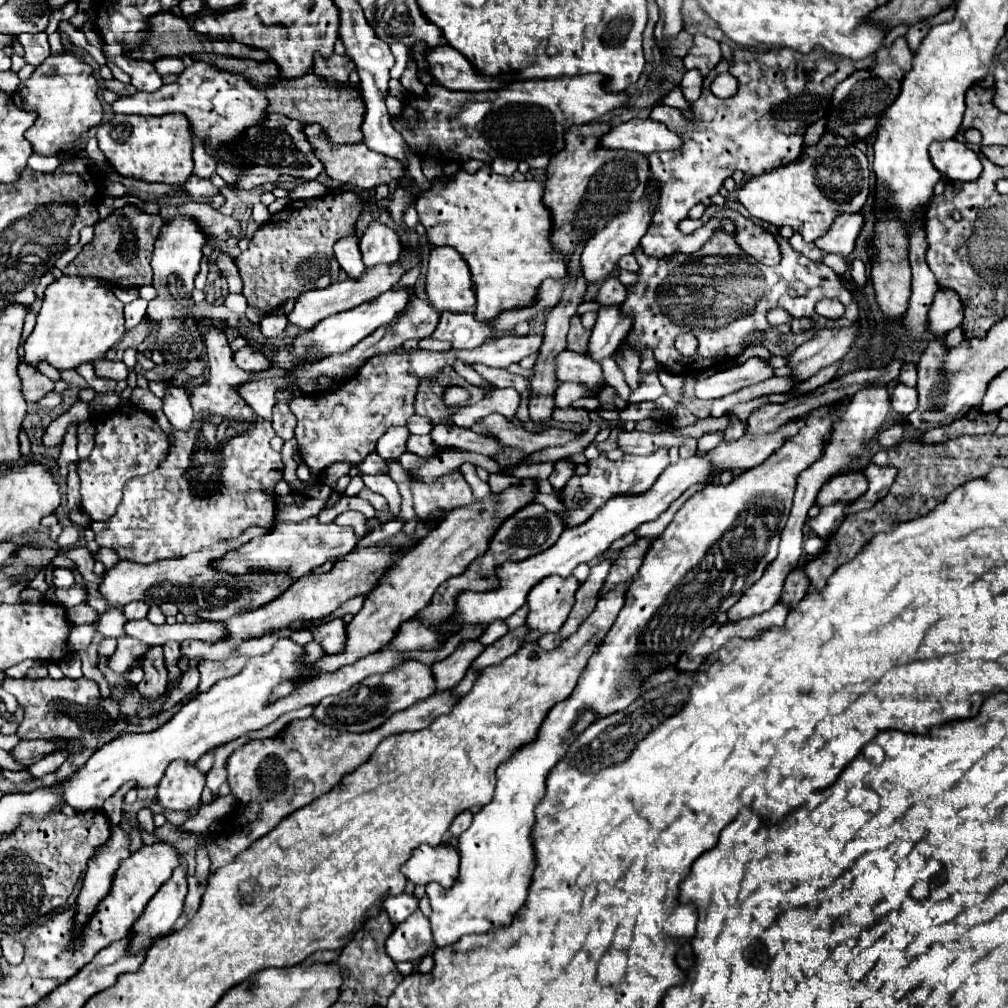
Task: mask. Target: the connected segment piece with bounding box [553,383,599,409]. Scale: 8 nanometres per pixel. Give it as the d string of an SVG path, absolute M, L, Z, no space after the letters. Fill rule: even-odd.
M561 383L553 395L555 407L565 409L571 405L571 401L581 397L597 397L599 393L595 389L589 389L585 383Z

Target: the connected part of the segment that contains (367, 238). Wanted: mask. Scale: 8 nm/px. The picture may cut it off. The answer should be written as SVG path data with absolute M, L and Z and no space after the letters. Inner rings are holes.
M377 221L369 225L365 235L359 241L363 263L371 265L393 265L401 255L401 241L397 233Z

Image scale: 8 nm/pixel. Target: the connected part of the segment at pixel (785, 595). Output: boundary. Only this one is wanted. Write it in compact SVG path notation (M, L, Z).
M801 567L793 569L793 571L787 575L787 579L785 579L783 593L781 593L781 605L787 605L789 609L795 607L795 605L805 597L807 585L809 585L809 579L805 577L803 569L801 569Z

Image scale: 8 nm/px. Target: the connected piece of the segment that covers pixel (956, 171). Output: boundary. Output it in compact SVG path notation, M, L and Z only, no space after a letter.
M949 139L947 143L933 143L929 153L935 169L951 181L975 181L983 171L979 155L955 139Z

